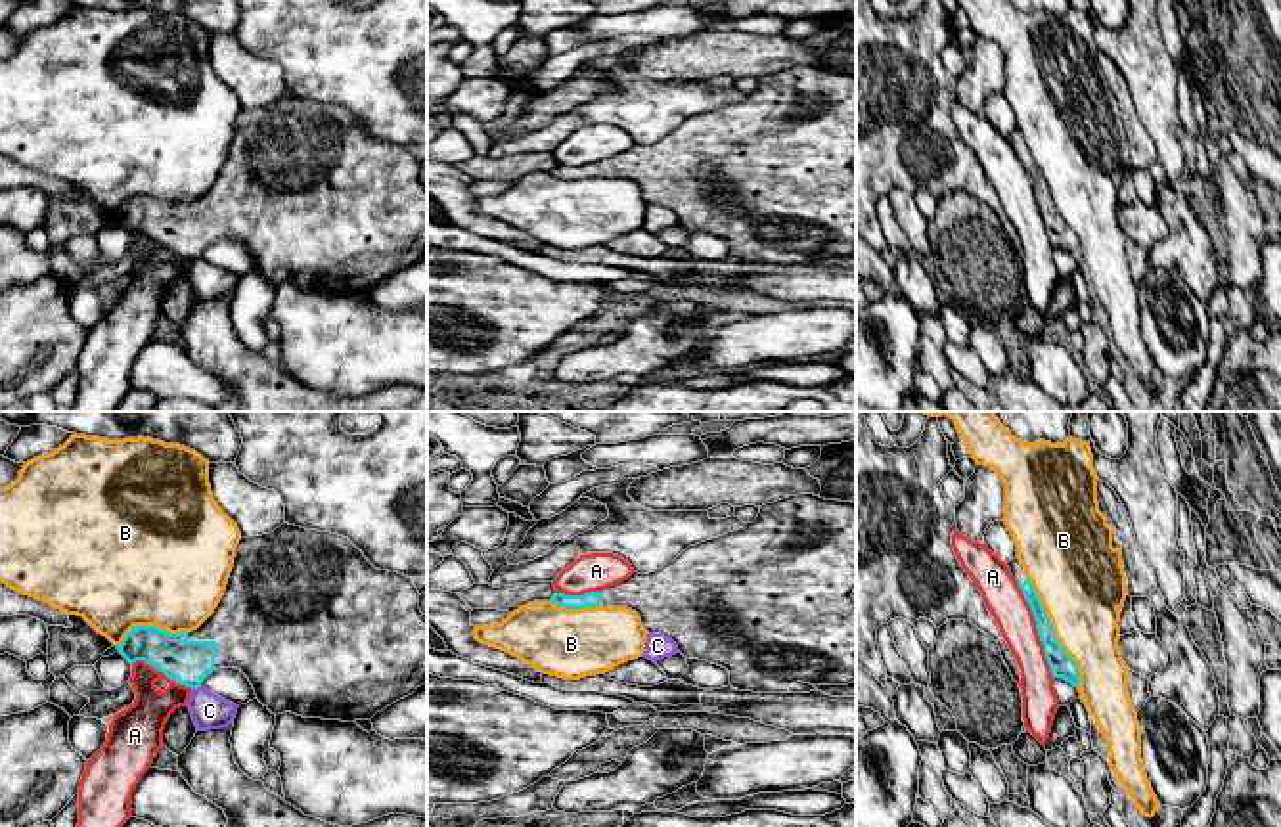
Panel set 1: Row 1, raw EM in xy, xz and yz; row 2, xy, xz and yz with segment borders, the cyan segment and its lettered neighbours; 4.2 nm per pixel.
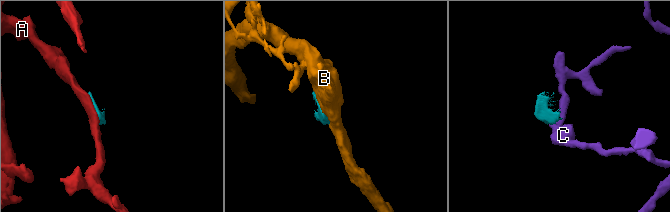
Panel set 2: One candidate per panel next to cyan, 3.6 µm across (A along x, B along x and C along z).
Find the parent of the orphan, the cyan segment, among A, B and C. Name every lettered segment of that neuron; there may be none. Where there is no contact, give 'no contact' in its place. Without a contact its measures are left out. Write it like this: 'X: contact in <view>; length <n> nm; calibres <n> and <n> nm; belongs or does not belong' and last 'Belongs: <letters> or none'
A: contact in yz; length 420 nm; calibres 100 and 160 nm; does not belong
B: contact in yz; length 500 nm; calibres 100 and 360 nm; does not belong
C: contact in xy; length 40 nm; calibres 190 and 150 nm; does not belong
Belongs: none

